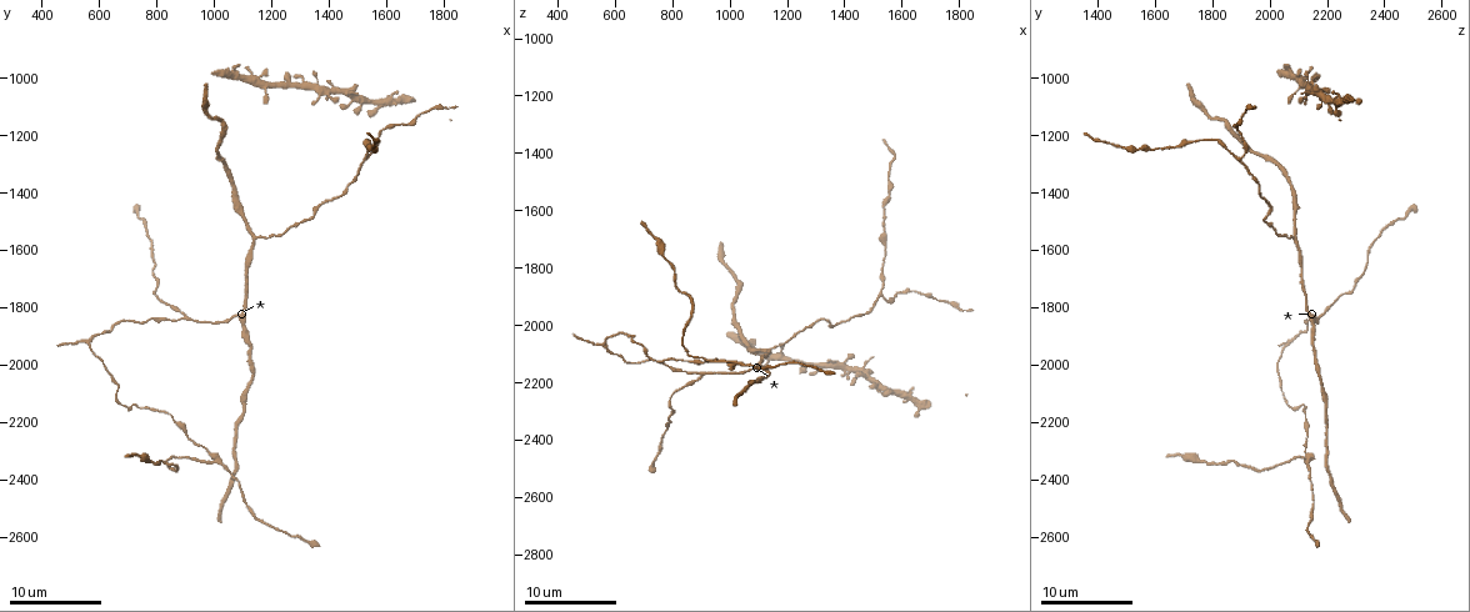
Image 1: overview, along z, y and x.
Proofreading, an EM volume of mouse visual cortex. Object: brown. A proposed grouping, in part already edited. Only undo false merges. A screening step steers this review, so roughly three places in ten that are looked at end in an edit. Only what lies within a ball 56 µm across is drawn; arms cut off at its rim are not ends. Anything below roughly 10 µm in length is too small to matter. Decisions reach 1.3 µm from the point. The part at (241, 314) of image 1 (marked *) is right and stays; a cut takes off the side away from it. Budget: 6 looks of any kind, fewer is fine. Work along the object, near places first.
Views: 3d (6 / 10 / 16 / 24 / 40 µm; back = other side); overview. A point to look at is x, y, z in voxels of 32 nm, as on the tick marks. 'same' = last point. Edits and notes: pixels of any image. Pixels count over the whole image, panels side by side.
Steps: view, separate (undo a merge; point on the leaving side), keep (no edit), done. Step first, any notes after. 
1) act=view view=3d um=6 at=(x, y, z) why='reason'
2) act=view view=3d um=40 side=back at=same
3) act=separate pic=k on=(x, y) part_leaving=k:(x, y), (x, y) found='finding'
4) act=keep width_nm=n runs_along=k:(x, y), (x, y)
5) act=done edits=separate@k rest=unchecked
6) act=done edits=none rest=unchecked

act=view view=3d um=6 at=(900, 1830, 2180) why='arms part here'

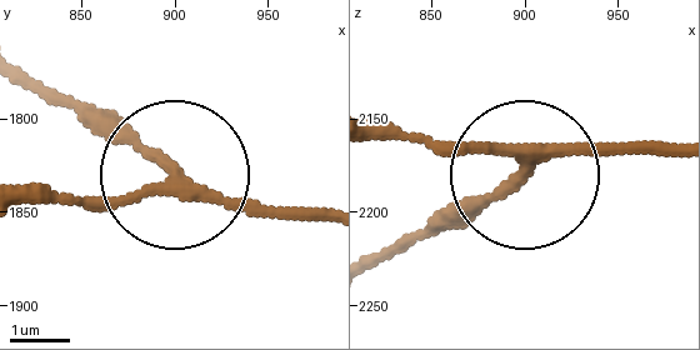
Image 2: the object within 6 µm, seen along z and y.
act=view view=3d um=6 side=back at=same

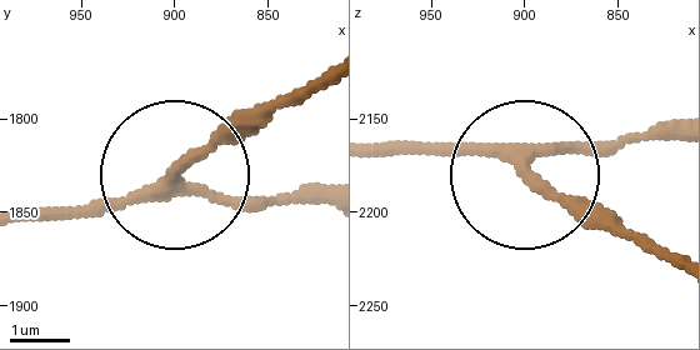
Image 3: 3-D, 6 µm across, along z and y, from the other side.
act=keep arms=3 runs_along=3:(21, 219), (141, 199), (300, 90) found='one neuron here'

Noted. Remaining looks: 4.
act=view view=3d um=10 at=(1160, 1560, 2070) why='branch point'

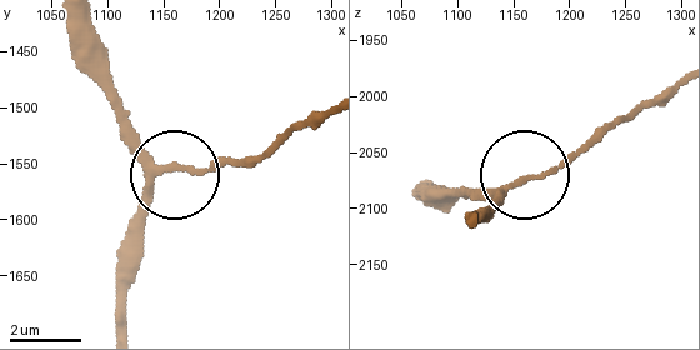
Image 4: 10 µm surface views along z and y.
act=view view=3d um=6 at=(1148, 1554, 2078)

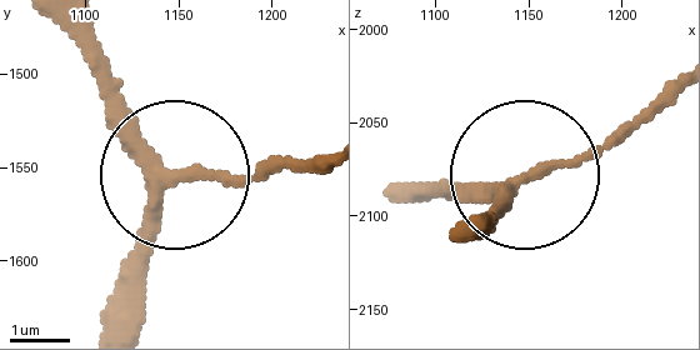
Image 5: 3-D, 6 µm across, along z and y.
act=keep arms=3 runs_along=5:(119, 316), (139, 226), (164, 196), (308, 168) found='one neuron here'

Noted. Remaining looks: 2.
act=view view=3d um=10 at=(1530, 1270, 1900) why='side arm on a straight run'

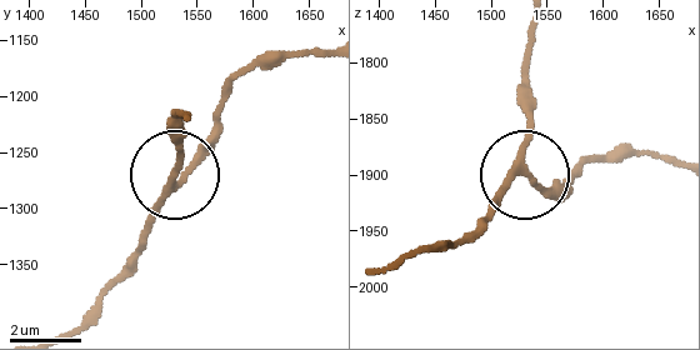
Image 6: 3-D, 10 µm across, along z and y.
act=keep runs_along=6:(413, 256), (466, 235), (523, 175), (529, 85) found='all the same neuron'

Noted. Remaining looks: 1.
act=done edits=none rest=unchecked

